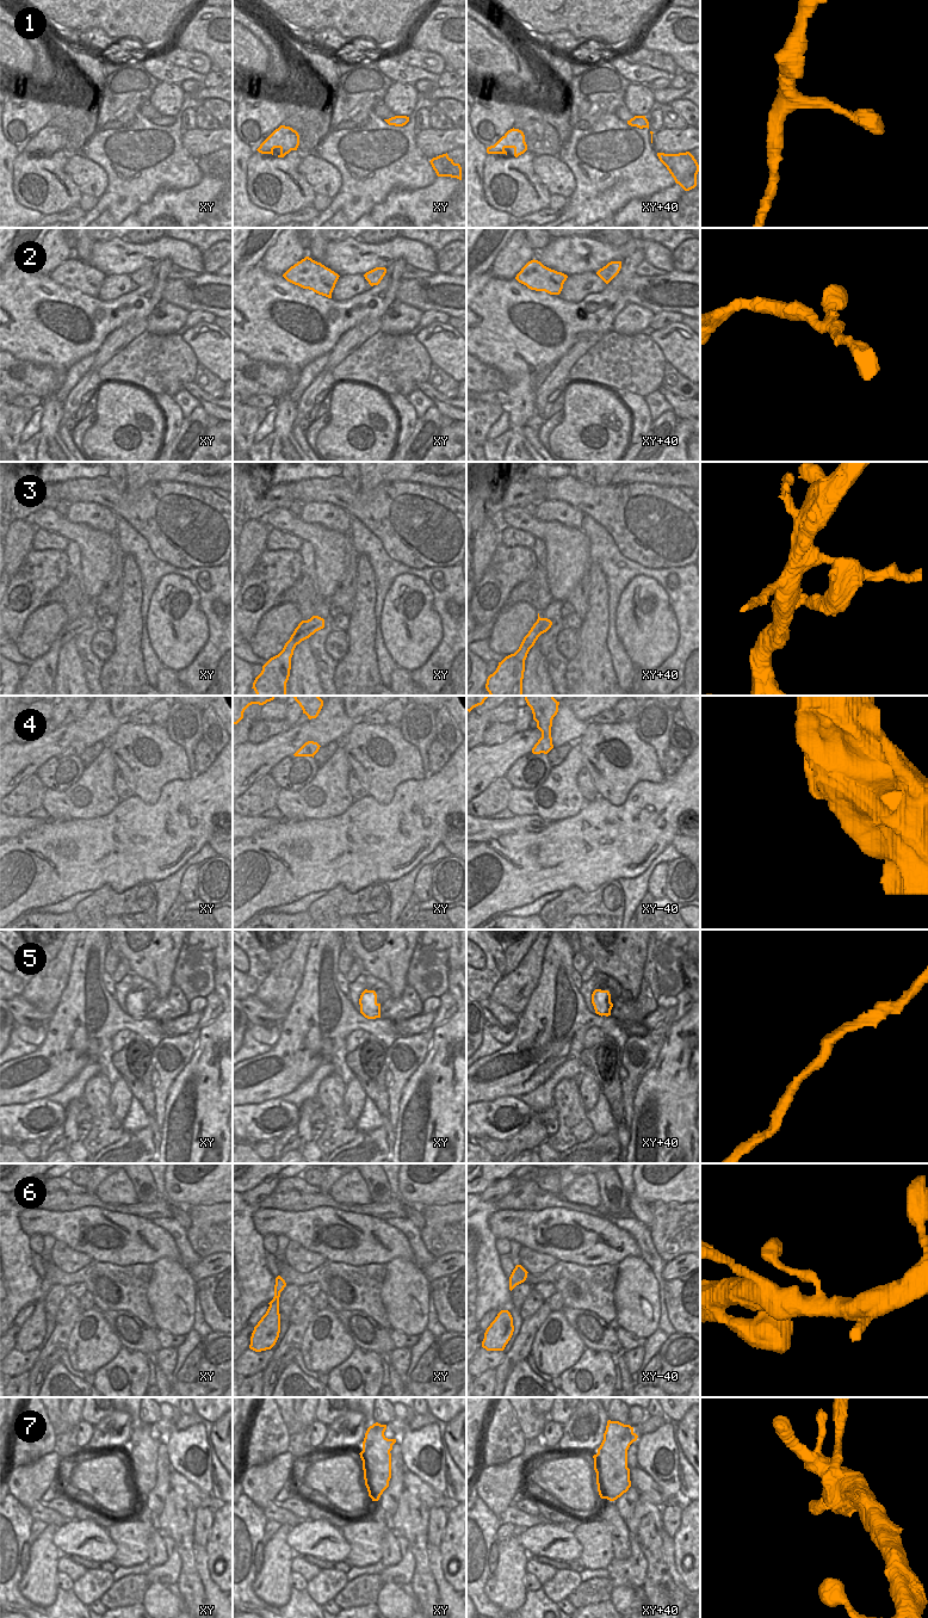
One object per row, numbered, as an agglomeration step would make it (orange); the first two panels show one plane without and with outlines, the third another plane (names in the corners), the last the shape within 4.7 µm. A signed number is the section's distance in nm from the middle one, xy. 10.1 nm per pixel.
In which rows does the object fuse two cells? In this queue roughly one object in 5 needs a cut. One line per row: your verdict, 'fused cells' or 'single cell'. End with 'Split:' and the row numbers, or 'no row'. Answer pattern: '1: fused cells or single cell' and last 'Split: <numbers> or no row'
1: single cell
2: single cell
3: single cell
4: single cell
5: single cell
6: single cell
7: fused cells
Split: 7

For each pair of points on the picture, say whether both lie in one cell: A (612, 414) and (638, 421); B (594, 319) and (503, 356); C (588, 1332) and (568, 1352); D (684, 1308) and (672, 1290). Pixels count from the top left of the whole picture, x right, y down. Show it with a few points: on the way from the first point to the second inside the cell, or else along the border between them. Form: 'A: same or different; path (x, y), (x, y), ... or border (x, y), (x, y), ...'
A: different; border (616, 395), (628, 409), (631, 419), (629, 443)
B: same; path (571, 332), (562, 343), (555, 346), (526, 347)
C: different; border (564, 1315), (586, 1348)
D: same; path (681, 1303), (676, 1295)

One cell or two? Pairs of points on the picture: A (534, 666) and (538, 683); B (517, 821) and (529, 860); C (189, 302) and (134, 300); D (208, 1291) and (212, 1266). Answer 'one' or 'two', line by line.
A: one
B: two
C: two
D: two

